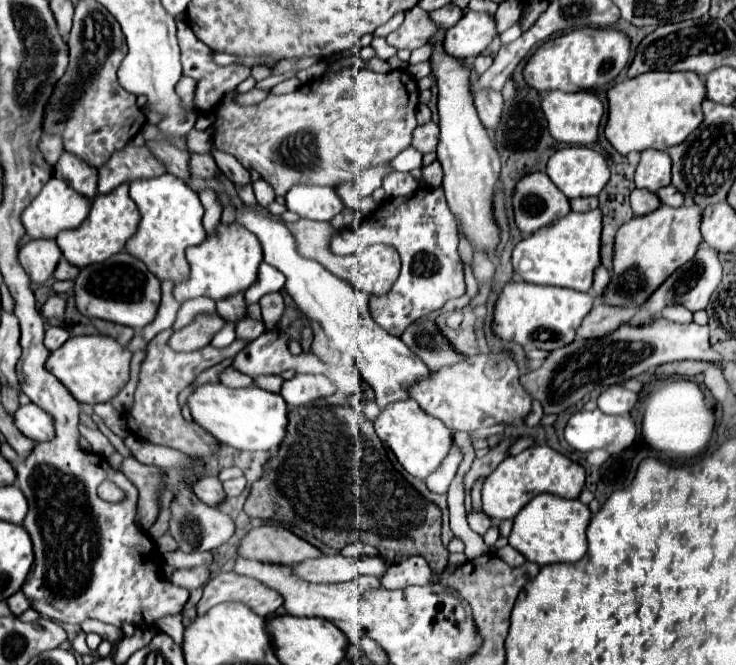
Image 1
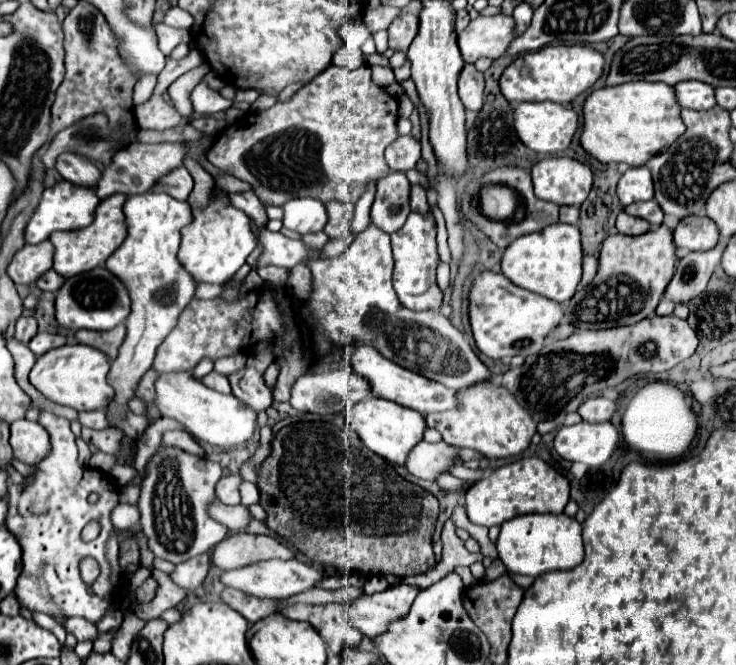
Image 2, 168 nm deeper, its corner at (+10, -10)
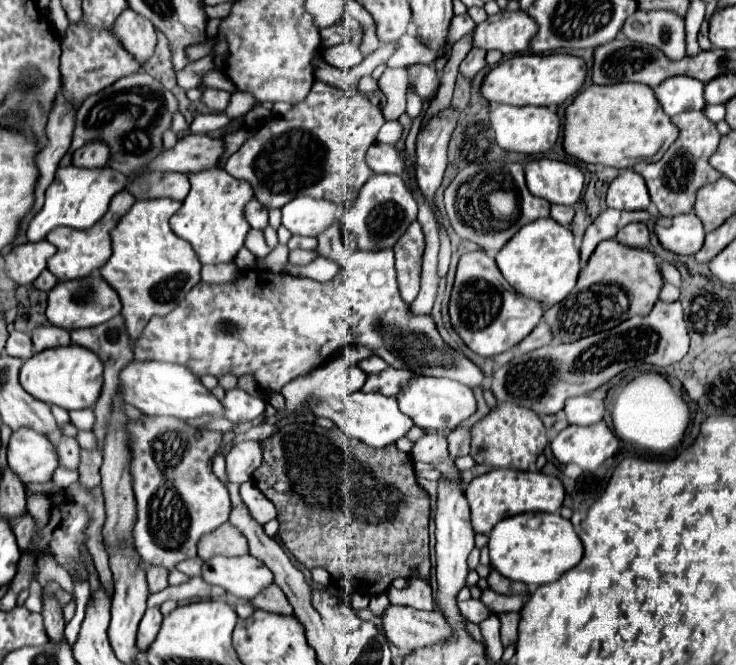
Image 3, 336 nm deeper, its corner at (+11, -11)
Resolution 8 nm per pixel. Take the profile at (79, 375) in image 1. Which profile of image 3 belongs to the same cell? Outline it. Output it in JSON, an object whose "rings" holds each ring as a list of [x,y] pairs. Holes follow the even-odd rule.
{"rings":[[[80,345],[52,347],[24,361],[22,371],[20,371],[20,383],[24,385],[24,389],[28,389],[32,397],[44,403],[58,405],[66,411],[88,409],[96,405],[102,393],[102,385],[104,385],[102,363],[94,351],[88,351]]]}

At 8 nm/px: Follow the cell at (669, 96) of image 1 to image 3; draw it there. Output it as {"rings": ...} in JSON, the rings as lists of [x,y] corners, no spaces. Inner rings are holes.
{"rings":[[[620,83],[612,87],[592,85],[566,109],[564,151],[584,163],[600,163],[630,169],[638,161],[656,161],[678,137],[678,127],[660,107],[652,87]]]}

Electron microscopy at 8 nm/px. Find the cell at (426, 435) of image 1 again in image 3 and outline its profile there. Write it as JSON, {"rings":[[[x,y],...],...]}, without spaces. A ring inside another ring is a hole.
{"rings":[[[356,391],[356,393],[352,393],[348,397],[340,397],[340,399],[330,397],[324,403],[320,403],[320,407],[314,407],[312,411],[318,417],[332,419],[348,435],[360,439],[362,443],[366,443],[368,447],[374,447],[374,449],[384,449],[388,445],[394,445],[398,439],[406,437],[406,433],[414,427],[414,421],[398,409],[398,403],[394,397],[376,395],[376,393]]]}

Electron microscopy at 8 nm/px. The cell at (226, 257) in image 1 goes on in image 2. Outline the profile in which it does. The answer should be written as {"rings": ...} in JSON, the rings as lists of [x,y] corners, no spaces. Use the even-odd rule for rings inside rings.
{"rings":[[[213,188],[213,198],[209,200],[209,206],[193,210],[193,220],[183,228],[179,260],[191,272],[197,284],[223,284],[235,276],[235,272],[245,264],[255,246],[257,238],[251,232],[249,216],[241,210],[235,210],[225,192],[217,194],[217,188]]]}

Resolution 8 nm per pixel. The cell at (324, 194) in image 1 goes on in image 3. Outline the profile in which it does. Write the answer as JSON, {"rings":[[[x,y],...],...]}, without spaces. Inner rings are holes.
{"rings":[[[296,197],[282,207],[282,225],[292,235],[316,237],[334,221],[336,205],[318,199]]]}

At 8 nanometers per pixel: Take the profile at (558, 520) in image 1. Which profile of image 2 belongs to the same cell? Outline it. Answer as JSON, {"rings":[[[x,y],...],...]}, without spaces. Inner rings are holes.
{"rings":[[[523,514],[501,524],[497,538],[499,558],[511,574],[541,576],[553,570],[571,570],[583,560],[581,524],[565,514]]]}

